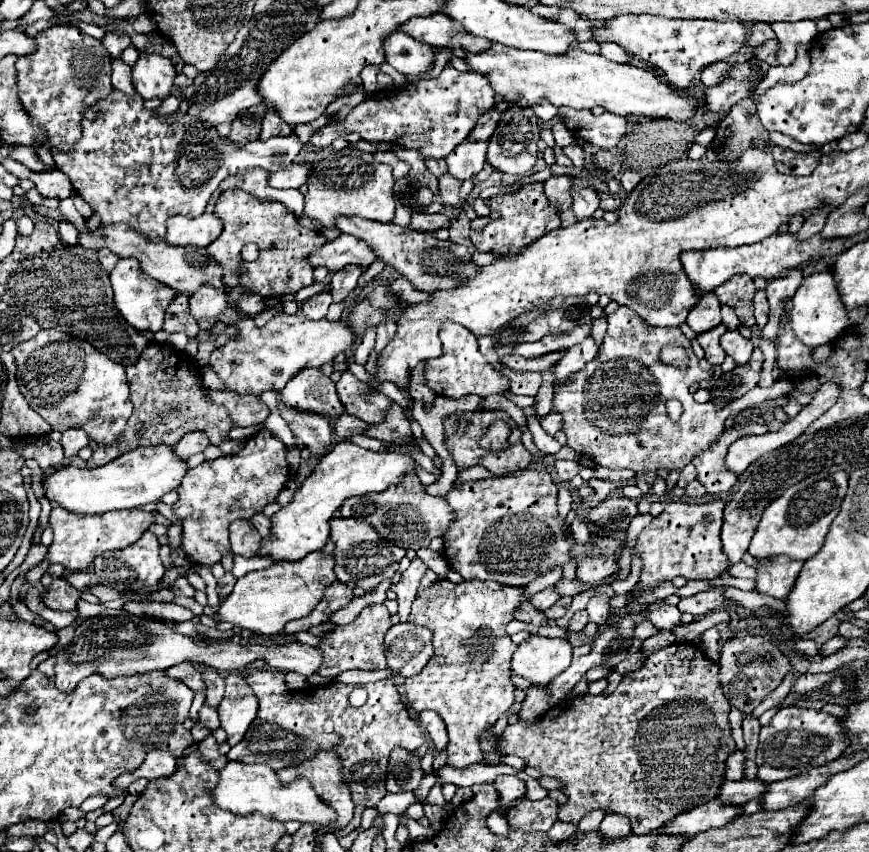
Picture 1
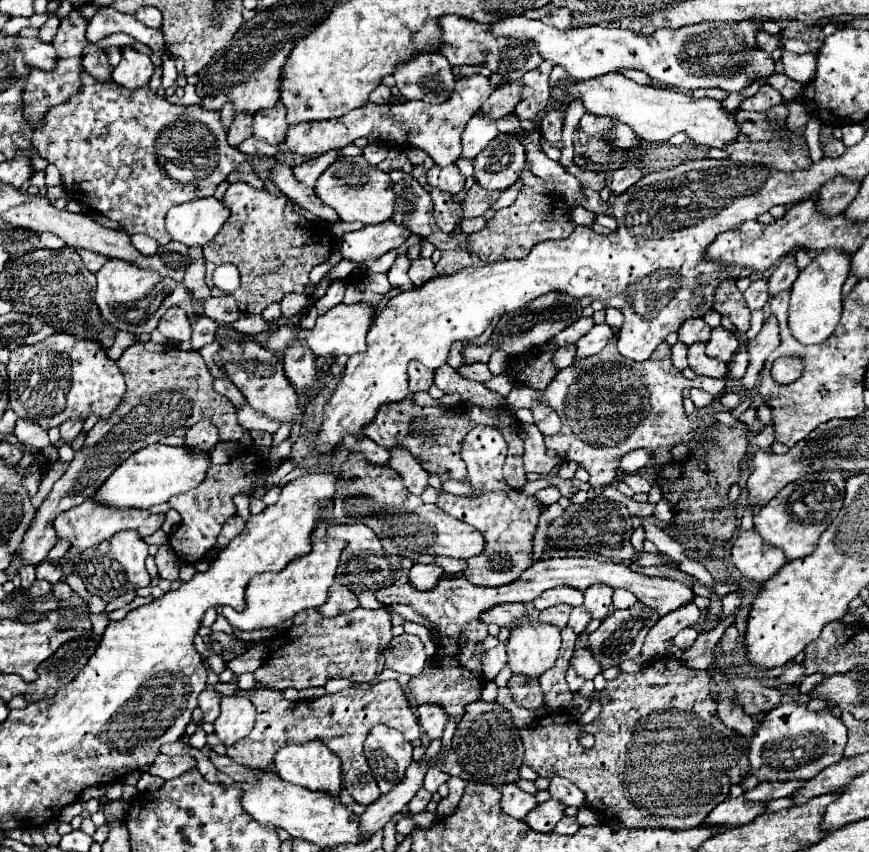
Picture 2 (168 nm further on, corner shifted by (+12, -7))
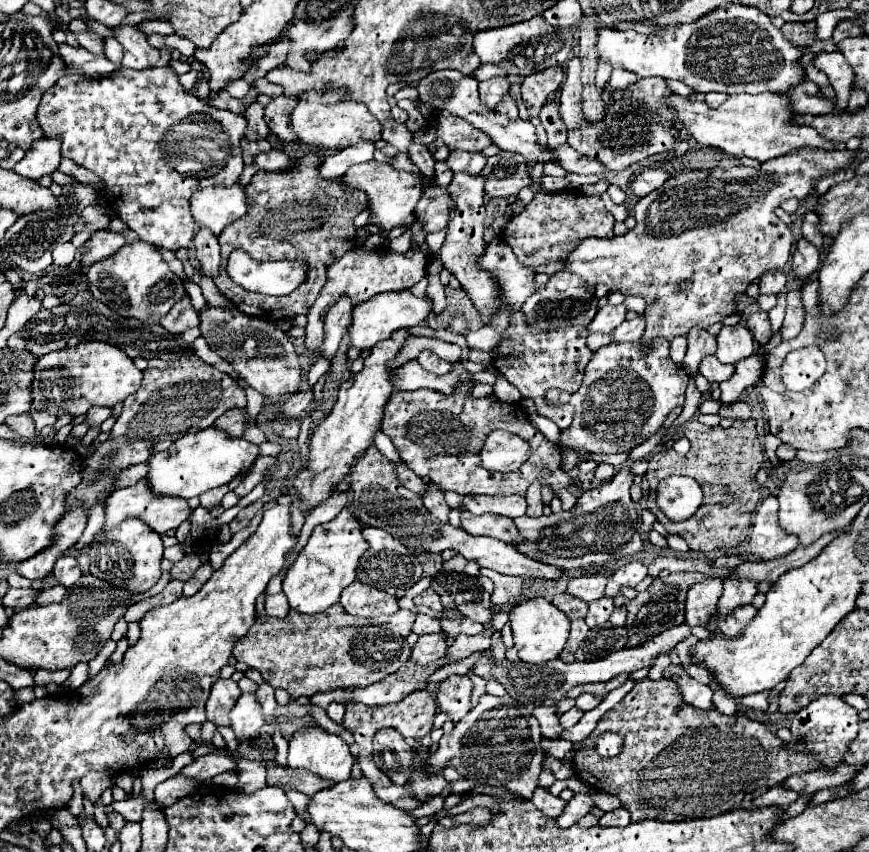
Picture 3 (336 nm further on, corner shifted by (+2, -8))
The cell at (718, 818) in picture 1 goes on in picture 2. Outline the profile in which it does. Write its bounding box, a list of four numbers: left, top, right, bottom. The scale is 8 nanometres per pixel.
[706,797,764,827]

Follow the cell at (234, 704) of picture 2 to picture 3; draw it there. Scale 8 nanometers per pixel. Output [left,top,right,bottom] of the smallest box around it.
[230,694,264,742]

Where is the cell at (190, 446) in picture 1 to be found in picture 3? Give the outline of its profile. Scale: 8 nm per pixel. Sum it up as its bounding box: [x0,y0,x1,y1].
[216,410,248,436]

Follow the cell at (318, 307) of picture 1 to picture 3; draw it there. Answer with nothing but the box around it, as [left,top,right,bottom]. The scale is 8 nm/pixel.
[307,358,330,386]

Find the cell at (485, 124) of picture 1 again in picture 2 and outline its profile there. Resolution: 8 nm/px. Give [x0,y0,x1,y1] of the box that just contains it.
[478,83,522,121]

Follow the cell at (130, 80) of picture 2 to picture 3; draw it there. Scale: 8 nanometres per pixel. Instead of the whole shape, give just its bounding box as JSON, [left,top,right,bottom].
[112,22,160,70]

